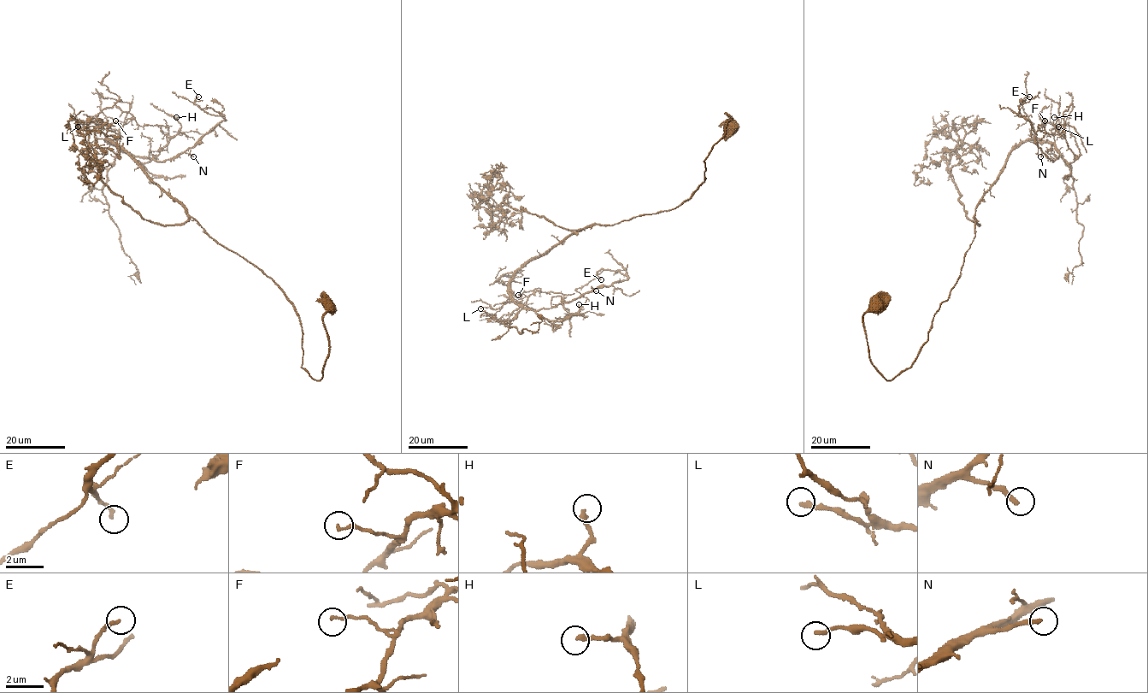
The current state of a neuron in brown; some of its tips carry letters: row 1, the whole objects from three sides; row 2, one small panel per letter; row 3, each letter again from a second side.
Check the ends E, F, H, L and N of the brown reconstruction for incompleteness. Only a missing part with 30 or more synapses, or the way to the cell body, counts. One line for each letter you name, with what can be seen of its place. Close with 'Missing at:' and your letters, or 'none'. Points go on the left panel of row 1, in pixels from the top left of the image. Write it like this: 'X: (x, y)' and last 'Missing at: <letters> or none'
N: (193, 156)
Missing at: N

